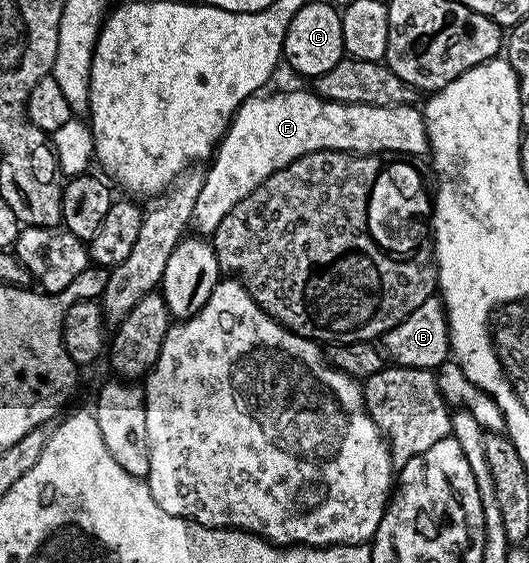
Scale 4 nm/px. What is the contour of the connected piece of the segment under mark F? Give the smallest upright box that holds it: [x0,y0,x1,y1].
[191,88,429,235]

